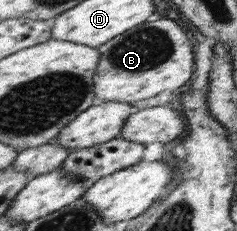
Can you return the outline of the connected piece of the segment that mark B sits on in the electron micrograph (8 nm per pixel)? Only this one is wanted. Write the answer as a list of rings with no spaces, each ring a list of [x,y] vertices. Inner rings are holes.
[[[172,19],[146,21],[101,45],[100,65],[95,75],[96,97],[104,102],[129,104],[156,97],[162,91],[176,91],[194,77],[194,47],[186,31]]]

